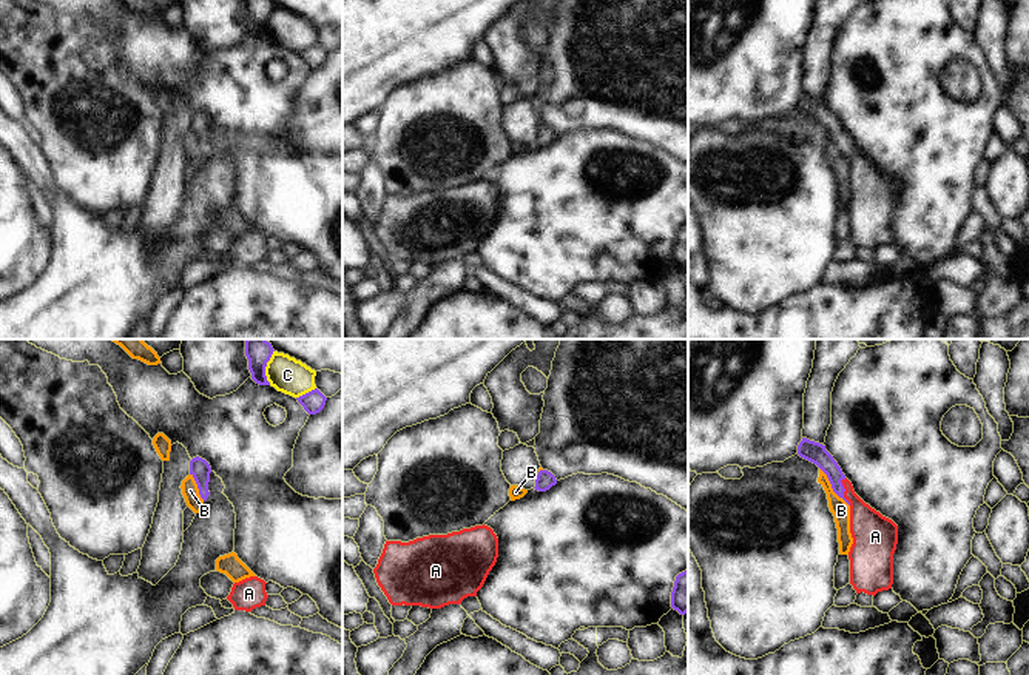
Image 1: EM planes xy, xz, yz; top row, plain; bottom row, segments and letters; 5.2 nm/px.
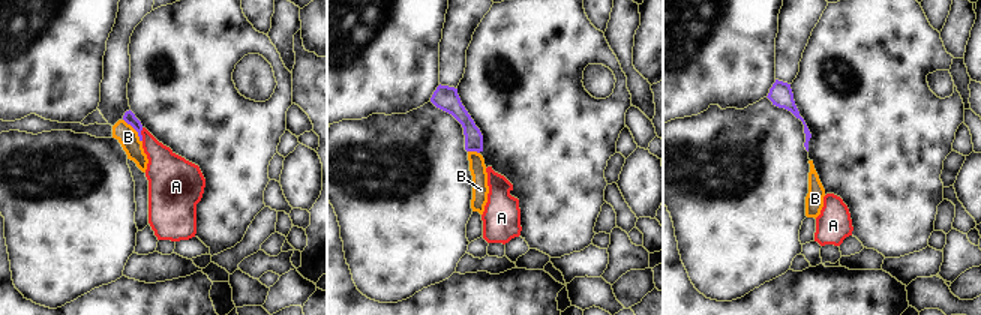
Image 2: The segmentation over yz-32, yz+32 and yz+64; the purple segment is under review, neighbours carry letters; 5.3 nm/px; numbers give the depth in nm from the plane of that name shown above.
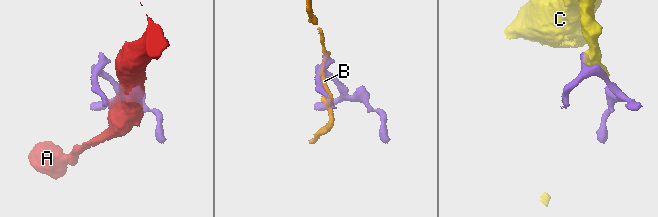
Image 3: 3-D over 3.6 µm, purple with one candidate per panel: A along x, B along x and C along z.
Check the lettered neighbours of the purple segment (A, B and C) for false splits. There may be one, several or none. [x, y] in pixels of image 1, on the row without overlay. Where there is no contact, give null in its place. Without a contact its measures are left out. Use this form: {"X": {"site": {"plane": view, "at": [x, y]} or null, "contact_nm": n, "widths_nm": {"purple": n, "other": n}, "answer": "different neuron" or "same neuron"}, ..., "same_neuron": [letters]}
{"A": {"site": {"plane": "yz", "at": [844, 145]}, "contact_nm": 150, "widths_nm": {"purple": 110, "other": 200}, "answer": "same neuron"}, "B": {"site": {"plane": "yz", "at": [832, 142]}, "contact_nm": 260, "widths_nm": {"purple": 110, "other": 100}, "answer": "different neuron"}, "C": {"site": {"plane": "xy", "at": [266, 20]}, "contact_nm": 190, "widths_nm": {"purple": 120, "other": 190}, "answer": "different neuron"}, "same_neuron": ["A"]}

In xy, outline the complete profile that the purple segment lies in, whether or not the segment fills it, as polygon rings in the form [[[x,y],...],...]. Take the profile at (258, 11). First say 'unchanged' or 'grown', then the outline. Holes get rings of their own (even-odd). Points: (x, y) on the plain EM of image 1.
unchanged | [[[245,0],[245,11],[248,14],[251,34],[259,40],[270,40],[265,31],[265,22],[273,6],[272,0]]]

